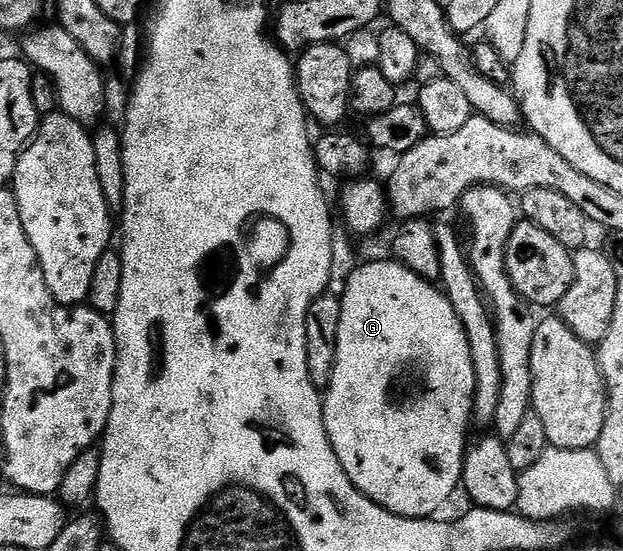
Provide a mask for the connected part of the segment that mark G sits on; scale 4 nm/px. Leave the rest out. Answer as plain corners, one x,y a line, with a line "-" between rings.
395,259
388,261
372,261
369,265
357,264
356,269
346,283
343,296
340,297
342,319
338,323
336,336
336,366
334,375
330,379
324,398
324,422
326,435
332,444
334,455
338,455
338,463
350,475
354,487
364,493
376,505
390,511
399,517
414,517
428,519
436,513
452,497
455,489
459,490
464,475
464,455
468,451
470,436
468,437
468,424
474,421
476,407
476,376
472,362
472,348
466,339
464,320
454,311
452,301
439,284
419,277

